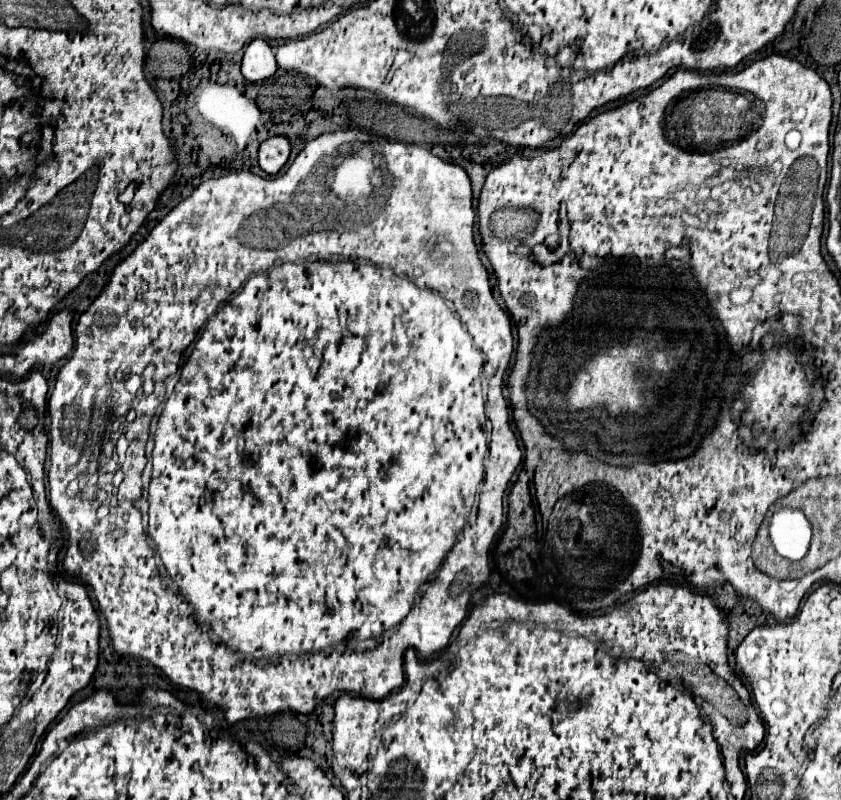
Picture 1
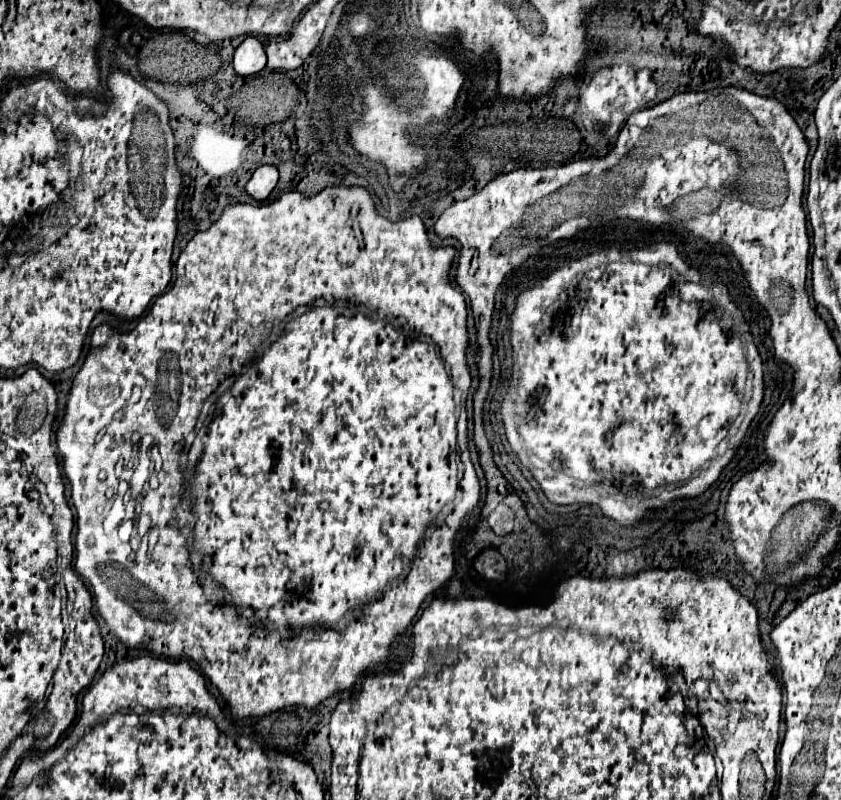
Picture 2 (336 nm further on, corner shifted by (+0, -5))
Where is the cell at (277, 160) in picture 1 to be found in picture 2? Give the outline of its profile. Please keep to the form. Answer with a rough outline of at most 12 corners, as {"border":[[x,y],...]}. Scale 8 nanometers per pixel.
{"border":[[263,165],[251,175],[245,191],[265,201],[279,179],[273,165]]}

